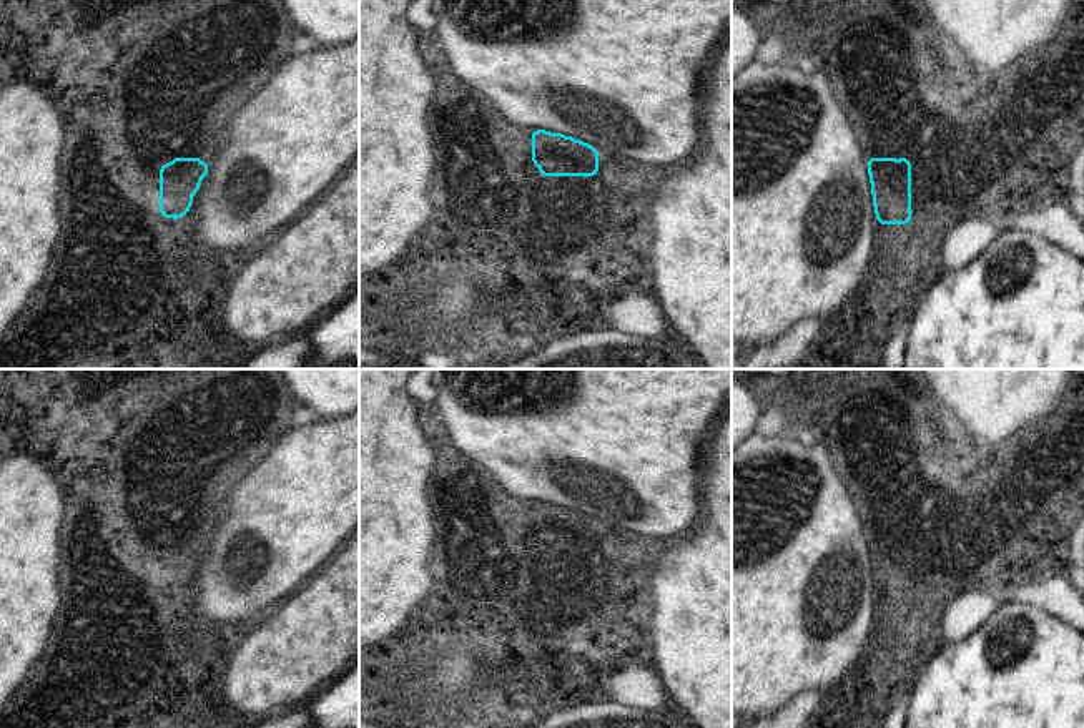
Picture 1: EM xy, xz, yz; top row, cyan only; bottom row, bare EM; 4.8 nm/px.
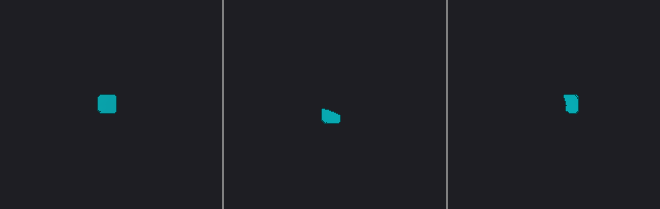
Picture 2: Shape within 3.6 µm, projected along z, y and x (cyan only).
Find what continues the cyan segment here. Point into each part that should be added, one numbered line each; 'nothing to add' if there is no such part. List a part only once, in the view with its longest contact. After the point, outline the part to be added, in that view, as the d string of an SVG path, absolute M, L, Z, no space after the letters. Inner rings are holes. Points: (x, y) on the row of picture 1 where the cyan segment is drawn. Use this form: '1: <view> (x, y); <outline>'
1: xy (271, 150); M359 35L339 45L319 45L308 52L288 53L279 52L269 58L256 78L243 88L233 100L223 101L216 111L211 128L204 138L204 145L198 151L198 158L208 165L208 175L203 178L200 189L193 196L190 211L176 218L168 234L168 244L176 261L190 269L213 268L223 258L246 246L256 246L266 236L284 226L291 218L301 213L324 188L336 178L346 165L359 153Z

